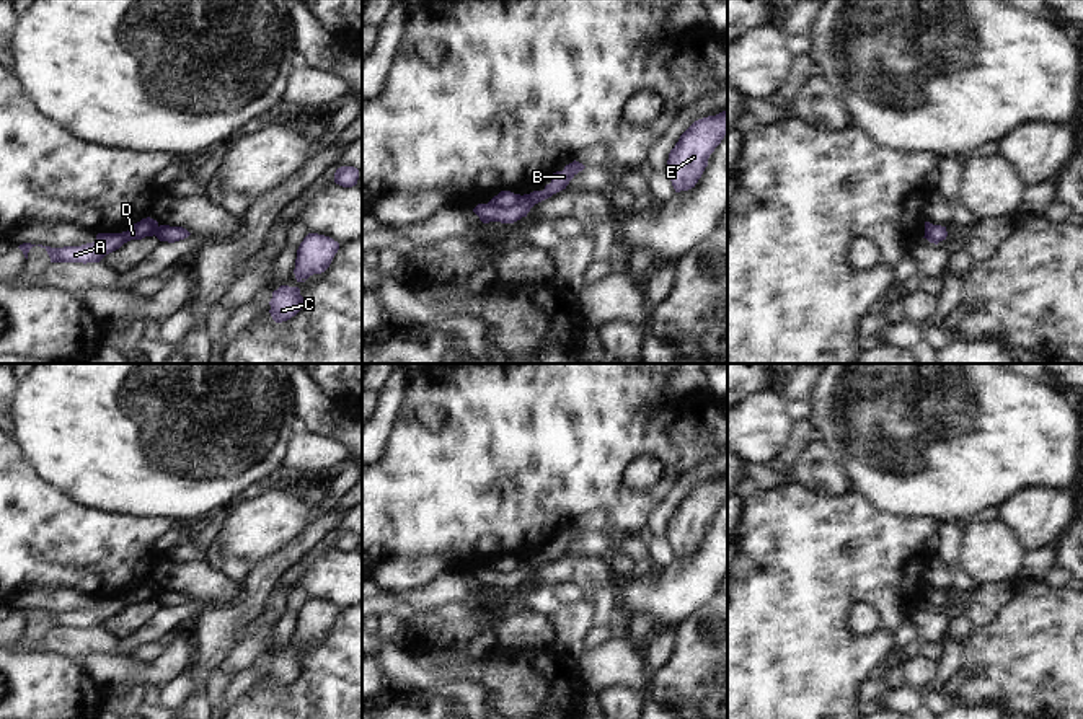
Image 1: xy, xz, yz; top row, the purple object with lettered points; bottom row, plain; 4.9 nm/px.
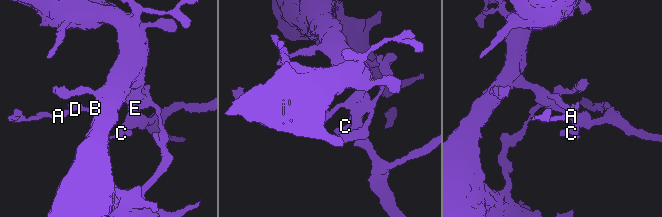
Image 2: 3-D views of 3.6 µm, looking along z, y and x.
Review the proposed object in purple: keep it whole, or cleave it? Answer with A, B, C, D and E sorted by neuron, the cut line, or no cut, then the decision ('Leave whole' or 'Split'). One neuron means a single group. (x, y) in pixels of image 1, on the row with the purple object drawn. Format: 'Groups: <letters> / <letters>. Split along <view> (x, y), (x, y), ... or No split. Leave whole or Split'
Groups: A D / B C E. Split along xz (522, 196), (511, 206), (493, 206), (488, 202). Split.

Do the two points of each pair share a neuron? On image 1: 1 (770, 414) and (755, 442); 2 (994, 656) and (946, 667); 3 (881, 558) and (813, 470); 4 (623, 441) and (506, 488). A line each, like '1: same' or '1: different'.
1: same
2: different
3: different
4: same

